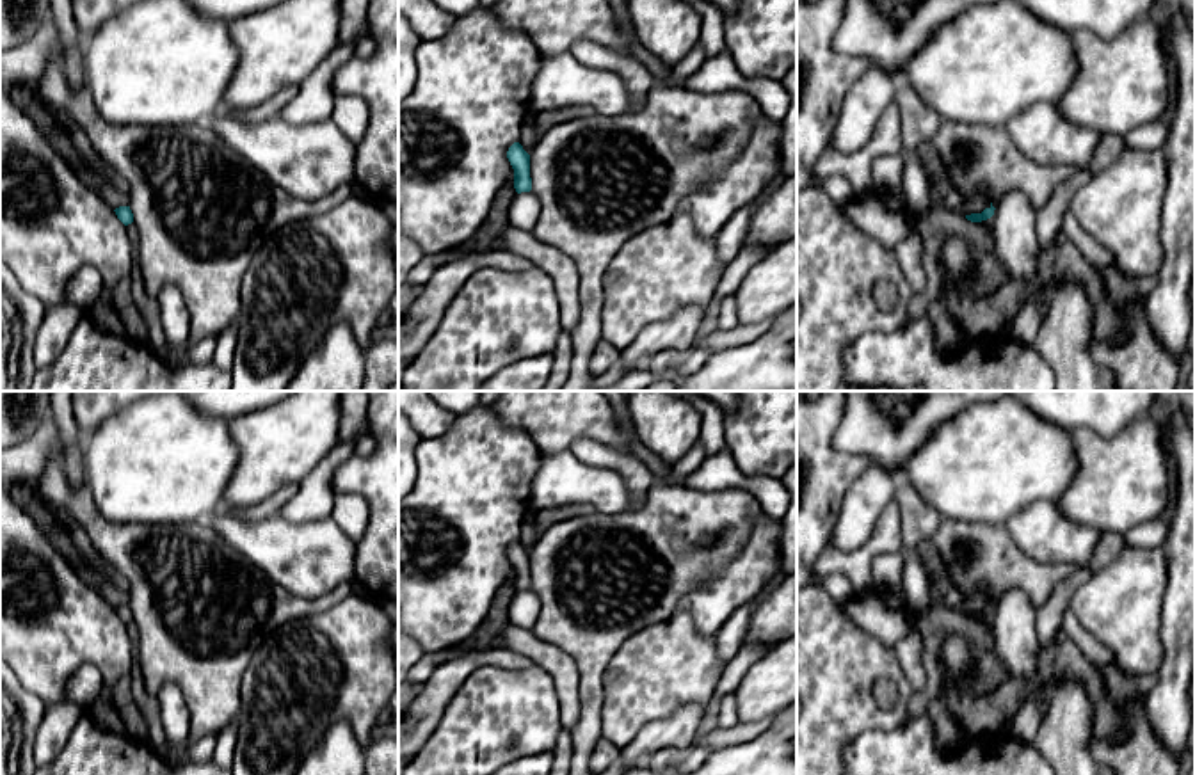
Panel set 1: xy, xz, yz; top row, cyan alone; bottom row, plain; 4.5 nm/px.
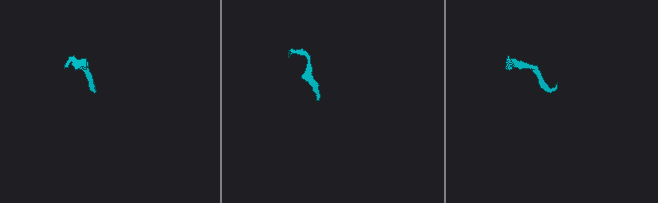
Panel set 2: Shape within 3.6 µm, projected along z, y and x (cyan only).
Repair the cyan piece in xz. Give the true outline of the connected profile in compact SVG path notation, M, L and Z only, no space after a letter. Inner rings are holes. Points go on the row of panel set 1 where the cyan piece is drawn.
M533 121L525 123L519 140L514 142L507 151L507 158L514 169L514 188L517 194L532 190L530 155L537 142L539 135Z

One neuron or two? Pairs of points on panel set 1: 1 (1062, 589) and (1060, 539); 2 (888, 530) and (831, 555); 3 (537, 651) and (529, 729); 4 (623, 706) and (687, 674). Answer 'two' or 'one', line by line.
1: two
2: one
3: two
4: one

